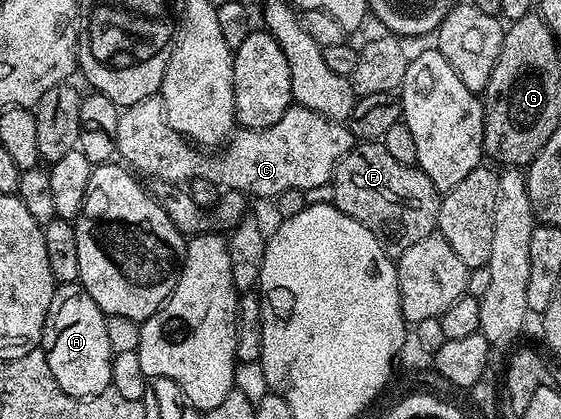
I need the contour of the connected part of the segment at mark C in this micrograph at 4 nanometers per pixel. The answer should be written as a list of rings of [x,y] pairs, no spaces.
[[[159,94],[150,98],[142,98],[142,102],[134,102],[128,108],[123,109],[117,118],[116,151],[119,159],[129,169],[139,173],[141,177],[152,176],[153,181],[164,180],[168,184],[183,185],[185,182],[191,181],[199,173],[196,171],[201,168],[204,171],[201,172],[203,179],[209,180],[210,183],[221,189],[230,192],[243,192],[252,198],[255,196],[274,198],[278,194],[282,194],[282,190],[294,190],[295,188],[307,190],[329,183],[332,175],[336,173],[338,162],[353,146],[354,137],[348,129],[347,123],[331,120],[314,110],[293,106],[286,110],[286,114],[282,114],[282,118],[278,118],[278,122],[274,122],[274,126],[240,128],[227,141],[226,147],[220,150],[225,150],[225,152],[217,151],[215,154],[205,155],[208,157],[200,164],[199,154],[201,155],[201,153],[194,150],[193,145],[183,136],[178,135],[164,119],[164,100]]]

